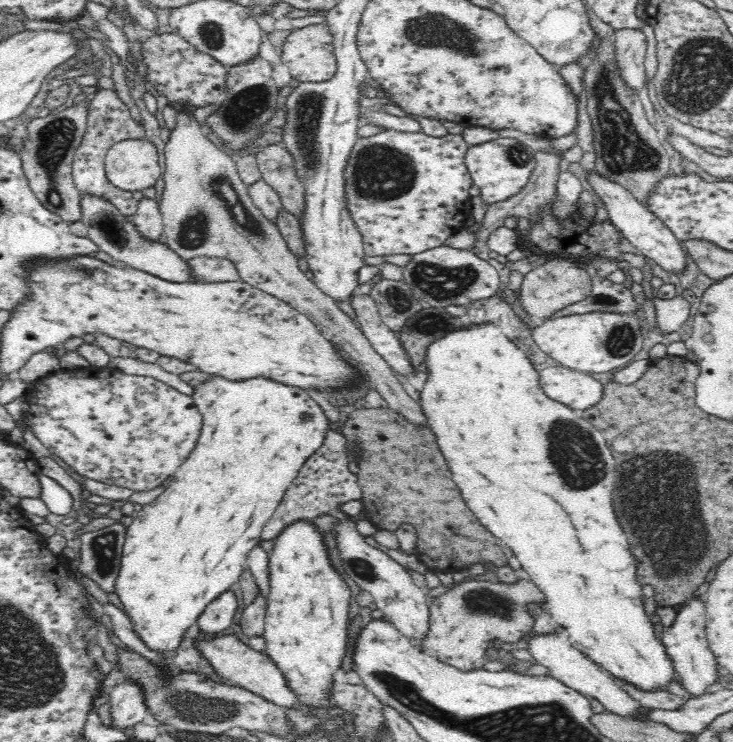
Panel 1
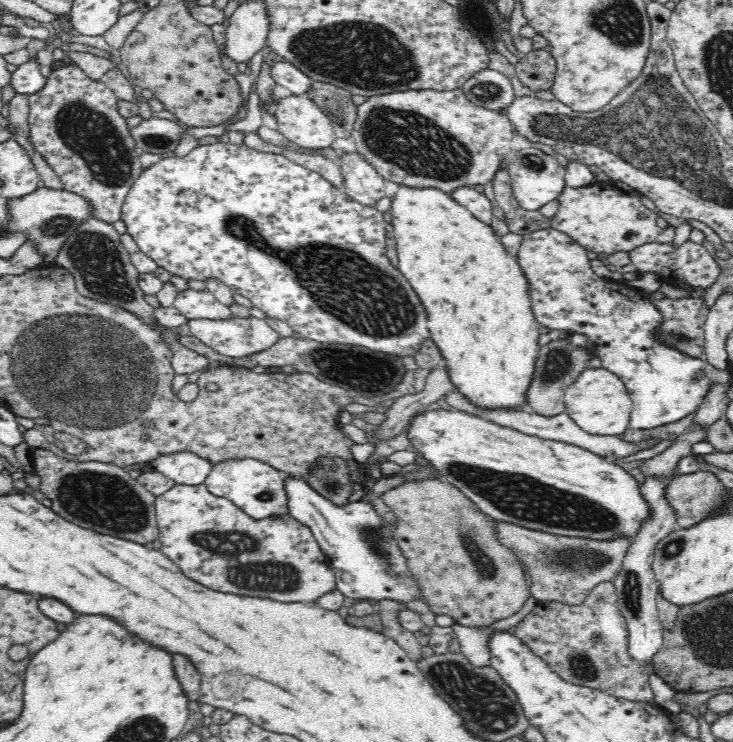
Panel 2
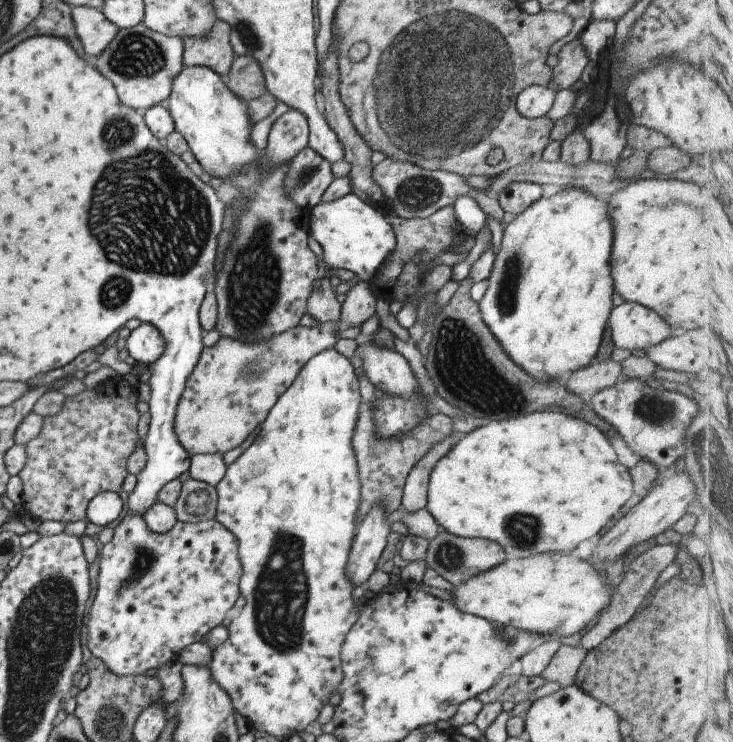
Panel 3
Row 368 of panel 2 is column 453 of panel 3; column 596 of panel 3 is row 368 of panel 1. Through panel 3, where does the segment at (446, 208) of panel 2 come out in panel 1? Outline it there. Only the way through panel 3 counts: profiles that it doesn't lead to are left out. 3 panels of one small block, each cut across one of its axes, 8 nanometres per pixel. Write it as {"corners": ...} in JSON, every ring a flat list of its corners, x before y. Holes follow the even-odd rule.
{"corners":[[486,323,483,325,466,326,445,334,434,341,426,353,427,370,429,378,420,391,420,400,423,413,426,415,431,431,436,435,438,447,445,458,453,483,461,491,462,499,467,503,467,508,473,513,477,521,497,536,506,546,512,549,519,564,528,573,529,581,544,594,544,609,556,624,564,626,568,631,570,640,575,646,598,667,606,671,619,682,634,685,640,691,662,691,674,680,677,680,672,659,668,656,665,646,654,632,652,616,644,611,645,596,642,585,638,583,636,560,630,554,630,544,616,520,612,510,612,492,614,492,614,458,606,446,605,436,602,431,580,414,582,411,570,410,568,406,552,400,540,389,538,384,538,371,535,363,530,364,526,355,516,348,514,343,506,337,500,325]]}

